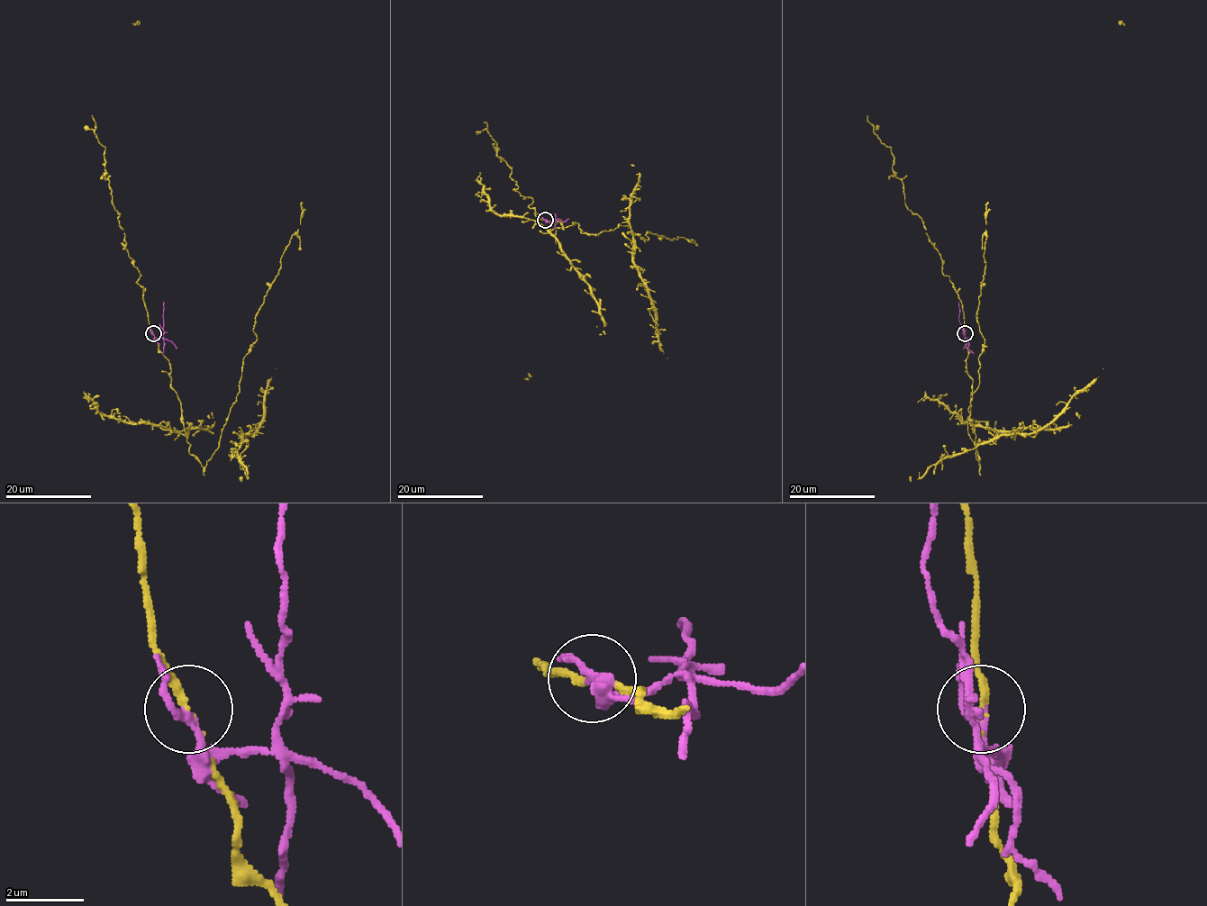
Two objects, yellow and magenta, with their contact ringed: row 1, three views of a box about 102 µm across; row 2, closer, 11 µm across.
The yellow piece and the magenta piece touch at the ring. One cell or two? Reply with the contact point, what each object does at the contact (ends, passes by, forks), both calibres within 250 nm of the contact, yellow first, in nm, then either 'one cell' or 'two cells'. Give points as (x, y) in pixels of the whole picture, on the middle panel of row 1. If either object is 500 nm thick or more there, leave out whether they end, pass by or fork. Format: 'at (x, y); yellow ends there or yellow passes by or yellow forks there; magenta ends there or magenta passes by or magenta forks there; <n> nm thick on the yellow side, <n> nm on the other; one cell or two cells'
at (545, 220); yellow passes by; magenta passes by; 130 nm thick on the yellow side, 170 nm on the other; two cells

